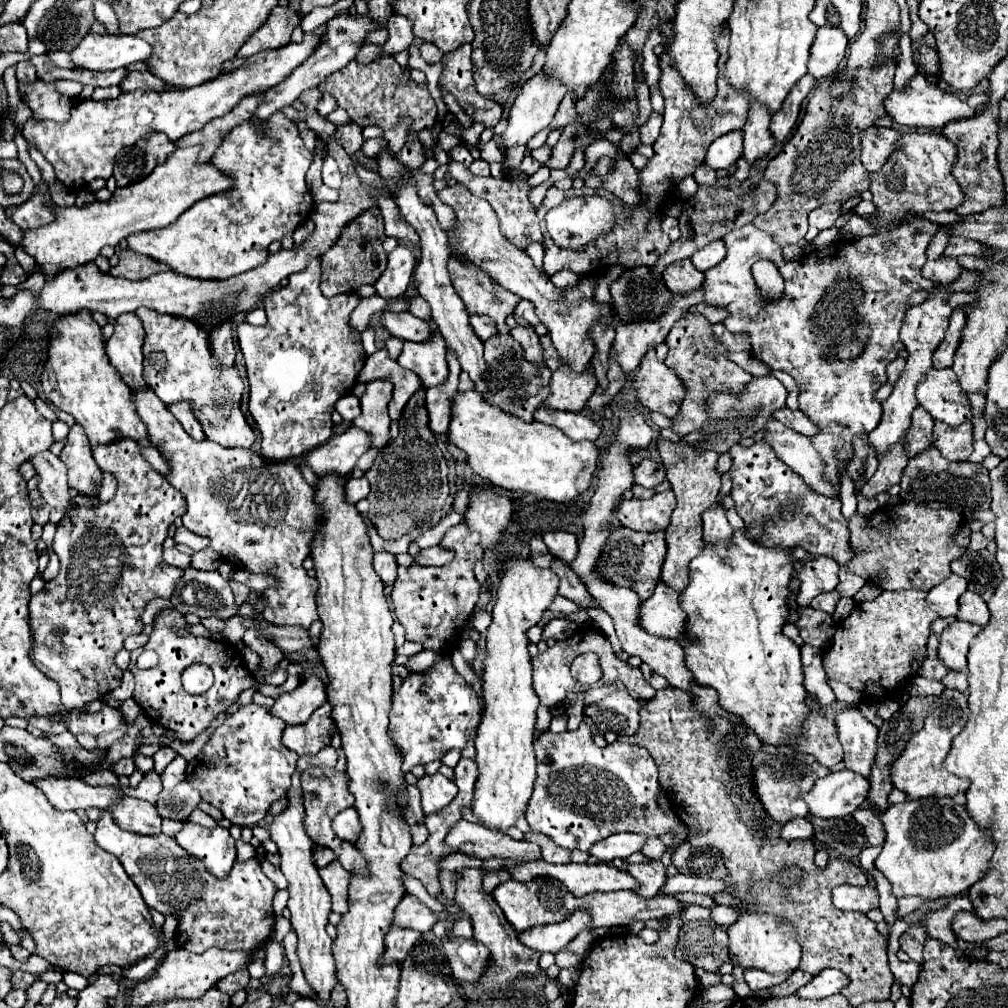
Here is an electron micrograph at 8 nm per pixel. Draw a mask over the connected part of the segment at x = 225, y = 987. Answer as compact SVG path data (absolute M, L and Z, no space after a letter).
M244 968L244 970L240 970L238 974L226 976L226 978L218 984L218 988L220 988L222 992L226 992L228 996L232 996L234 992L244 990L244 988L246 988L246 984L248 984L248 980L250 980L250 974L248 974L248 970Z

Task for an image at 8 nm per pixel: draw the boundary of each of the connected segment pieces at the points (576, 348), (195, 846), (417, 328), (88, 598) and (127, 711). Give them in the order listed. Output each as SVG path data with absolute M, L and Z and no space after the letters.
M462 184L446 186L438 192L438 198L452 206L458 218L458 250L464 252L476 266L486 268L490 278L494 278L502 288L514 292L520 298L532 300L536 306L536 314L540 322L548 328L548 334L552 338L554 348L558 350L560 366L568 366L572 372L584 372L590 364L590 358L594 354L594 342L590 342L588 328L592 322L600 320L604 324L614 320L614 314L610 312L610 304L596 304L592 300L594 294L594 278L582 276L582 280L576 286L568 288L556 288L548 276L544 276L532 262L532 258L516 248L510 240L506 240L498 228L498 216L492 212L492 206L476 198L468 192L468 188L462 188Z
M186 822L174 838L188 854L204 860L204 866L212 876L226 878L230 874L236 862L236 846L226 828L204 828Z
M384 312L380 318L380 324L398 338L404 340L426 340L430 332L426 332L426 322L412 316L410 312Z
M118 440L114 444L108 444L108 446L102 446L102 448L96 448L94 450L94 460L96 464L114 475L116 482L118 482L118 490L116 490L116 496L110 500L110 502L100 502L96 496L92 496L92 504L94 506L86 506L86 504L78 504L74 506L70 512L68 512L68 518L62 518L58 524L56 524L56 536L54 536L54 544L52 544L52 550L58 554L60 558L60 572L54 580L46 582L44 590L34 594L30 598L30 630L32 630L32 662L36 664L36 668L40 668L50 680L58 682L60 686L60 694L62 694L62 706L66 710L72 710L72 708L82 708L86 702L92 702L92 700L100 700L104 698L108 692L112 692L114 688L120 686L122 682L122 670L116 668L114 664L114 656L122 650L124 646L124 640L126 636L130 634L140 634L142 630L142 620L140 620L140 614L146 606L148 600L152 598L170 598L172 592L174 592L174 586L176 582L182 578L182 568L174 568L170 564L166 564L163 560L163 544L168 536L168 528L174 524L176 518L180 518L184 512L186 512L186 502L184 502L184 496L162 476L158 474L150 464L148 460L142 456L142 450L140 450L140 444L134 442L134 440Z
M128 698L122 701L120 712L126 718L129 724L132 724L135 719L142 713L142 709L136 704L133 698Z

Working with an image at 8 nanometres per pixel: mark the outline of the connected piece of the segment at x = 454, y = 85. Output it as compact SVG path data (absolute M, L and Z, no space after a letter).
M464 44L462 48L442 56L444 70L438 84L442 90L450 92L456 98L456 102L472 118L472 122L484 122L484 126L492 128L502 116L502 106L476 92L470 50L470 44Z

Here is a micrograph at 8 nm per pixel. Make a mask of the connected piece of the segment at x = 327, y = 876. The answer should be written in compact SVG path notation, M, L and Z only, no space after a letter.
M334 860L326 868L320 868L320 878L332 896L332 910L338 914L344 914L348 908L350 872L338 860Z

